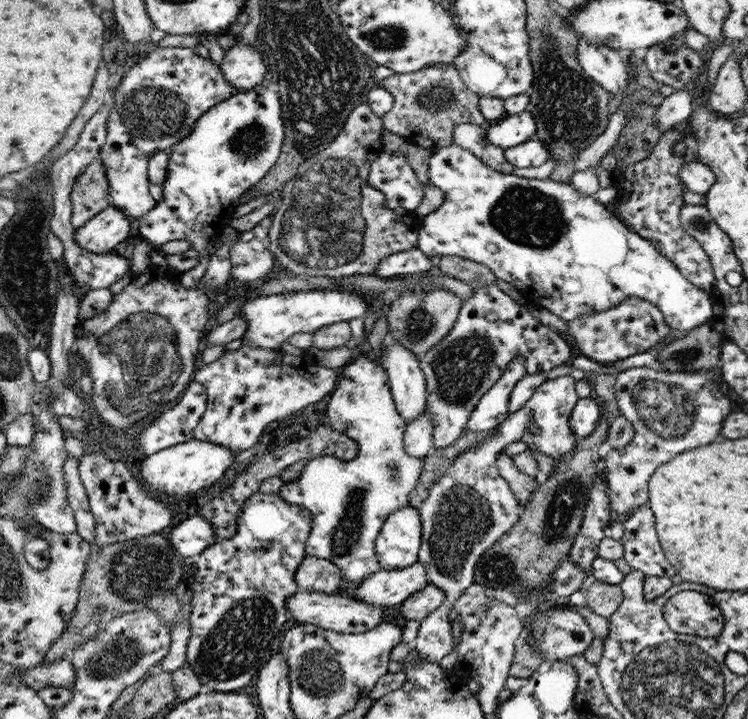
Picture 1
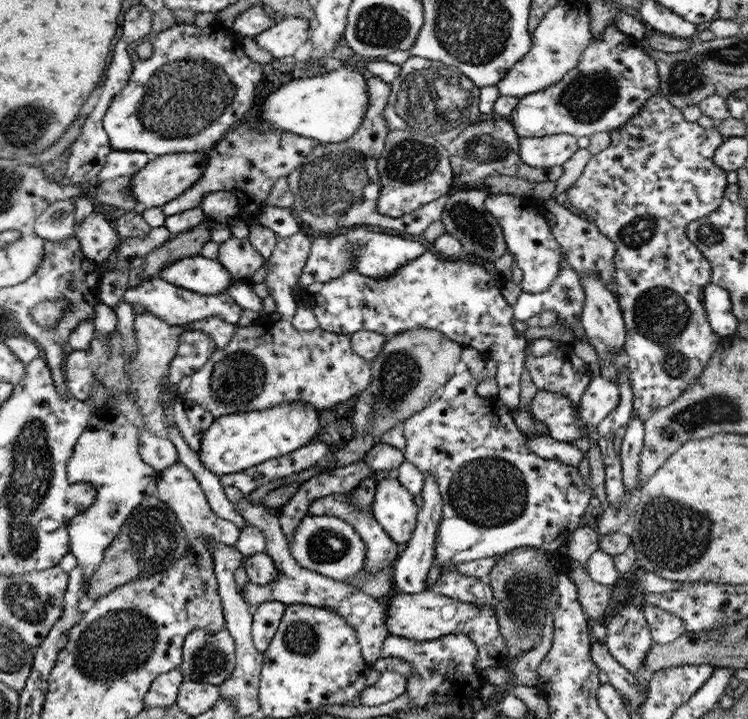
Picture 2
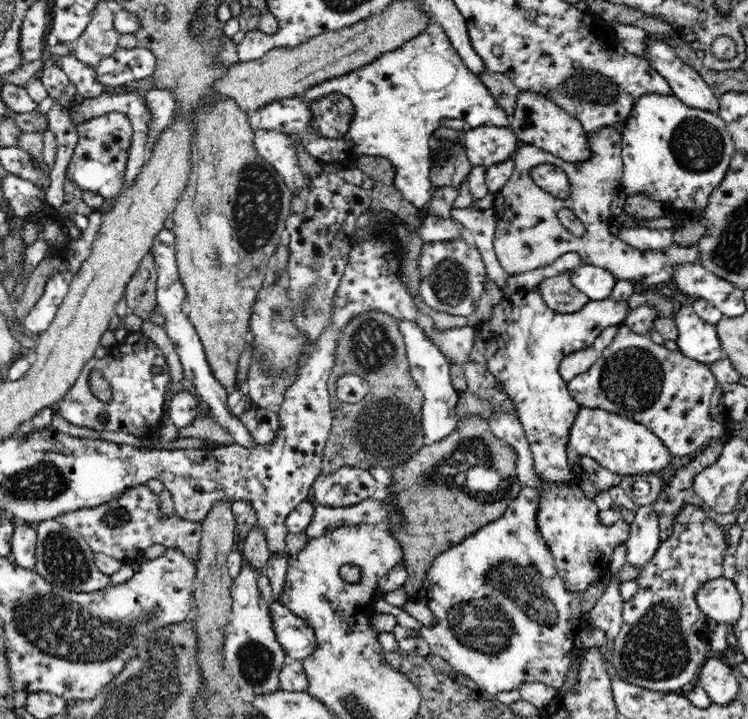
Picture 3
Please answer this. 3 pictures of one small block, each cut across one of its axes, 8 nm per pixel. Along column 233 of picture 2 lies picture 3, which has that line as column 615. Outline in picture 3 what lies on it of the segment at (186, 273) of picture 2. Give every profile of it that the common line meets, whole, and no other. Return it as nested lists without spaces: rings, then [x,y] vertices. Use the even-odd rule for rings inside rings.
[[[582,264],[571,271],[571,283],[584,292],[591,300],[605,300],[611,297],[612,288],[617,282],[614,273],[606,267]]]

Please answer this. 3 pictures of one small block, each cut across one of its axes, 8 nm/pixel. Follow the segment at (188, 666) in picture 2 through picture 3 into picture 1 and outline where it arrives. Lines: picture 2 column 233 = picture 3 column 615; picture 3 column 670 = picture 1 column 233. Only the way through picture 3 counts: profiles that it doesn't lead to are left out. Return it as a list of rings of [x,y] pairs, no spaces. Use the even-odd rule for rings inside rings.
[[[261,490],[256,491],[248,500],[246,500],[244,507],[241,508],[240,515],[237,516],[237,532],[230,538],[221,539],[207,546],[199,555],[193,559],[196,571],[193,572],[192,577],[189,578],[190,590],[193,592],[193,600],[191,602],[191,615],[189,618],[189,625],[191,628],[191,637],[187,644],[186,651],[187,664],[193,668],[193,671],[199,676],[201,683],[205,689],[218,692],[232,692],[241,690],[242,686],[246,686],[252,682],[252,678],[256,676],[256,672],[261,670],[262,662],[268,660],[268,648],[270,644],[276,640],[276,636],[280,634],[282,626],[290,620],[285,607],[285,598],[300,590],[295,582],[295,573],[300,566],[300,563],[307,556],[305,553],[306,539],[313,528],[313,514],[302,505],[296,503],[289,503],[285,501],[278,493],[268,494]]]

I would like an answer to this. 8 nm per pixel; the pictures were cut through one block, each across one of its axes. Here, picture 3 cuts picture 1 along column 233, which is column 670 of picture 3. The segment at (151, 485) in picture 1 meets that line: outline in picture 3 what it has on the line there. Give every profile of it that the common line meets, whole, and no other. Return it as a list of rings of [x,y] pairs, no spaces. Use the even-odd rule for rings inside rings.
[[[581,406],[581,412],[573,423],[569,445],[581,457],[589,456],[600,466],[624,476],[656,474],[670,466],[673,456],[661,438],[646,425],[594,407]]]

